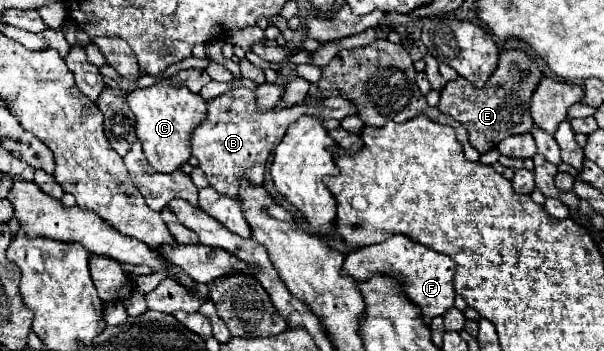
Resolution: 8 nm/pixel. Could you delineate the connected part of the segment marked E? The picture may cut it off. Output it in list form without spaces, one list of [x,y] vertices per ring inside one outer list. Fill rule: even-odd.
[[[502,50],[498,68],[484,88],[478,90],[470,86],[464,78],[456,78],[442,88],[438,108],[444,114],[458,120],[460,124],[464,124],[464,128],[468,130],[470,144],[480,154],[484,154],[496,148],[498,142],[502,142],[504,138],[532,130],[534,122],[528,104],[540,80],[542,80],[542,68],[536,60],[532,60],[532,56],[528,56],[522,50]]]

